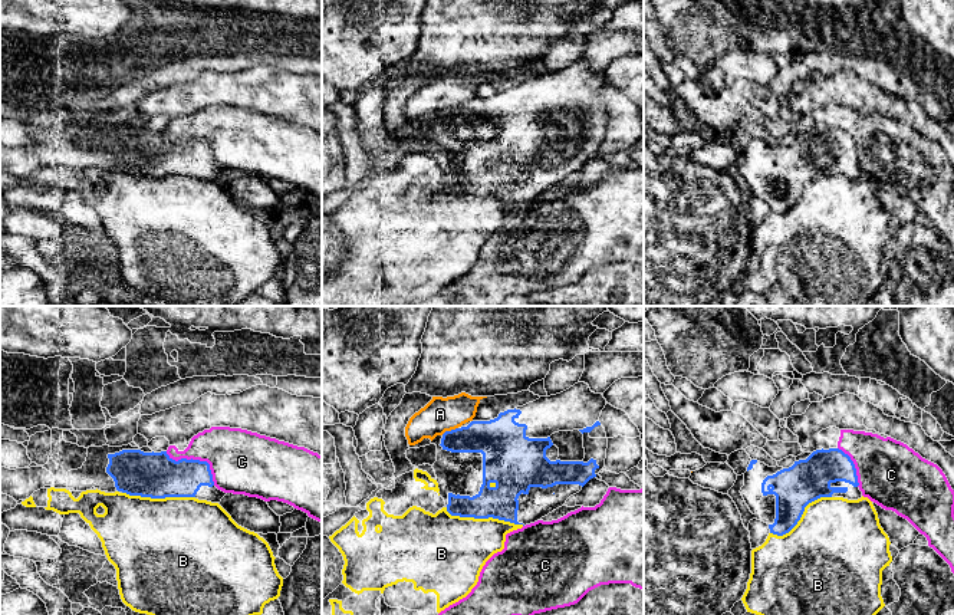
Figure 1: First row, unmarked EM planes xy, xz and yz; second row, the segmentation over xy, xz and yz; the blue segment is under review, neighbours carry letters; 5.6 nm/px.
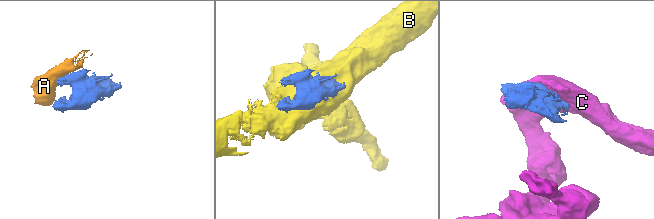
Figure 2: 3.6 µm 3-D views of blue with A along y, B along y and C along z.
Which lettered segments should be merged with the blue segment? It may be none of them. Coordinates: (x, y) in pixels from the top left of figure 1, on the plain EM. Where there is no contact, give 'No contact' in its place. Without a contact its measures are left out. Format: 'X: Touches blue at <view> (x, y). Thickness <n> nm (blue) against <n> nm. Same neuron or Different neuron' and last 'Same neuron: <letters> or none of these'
A: Touches blue at xz (448, 109). Thickness 200 nm (blue) against 190 nm. Different neuron
B: Touches blue at xz (484, 196). Thickness 190 nm (blue) against 380 nm. Different neuron
C: Touches blue at xy (197, 138). Thickness 260 nm (blue) against 360 nm. Different neuron
Same neuron: none of these

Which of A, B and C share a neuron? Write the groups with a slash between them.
A / B / C

